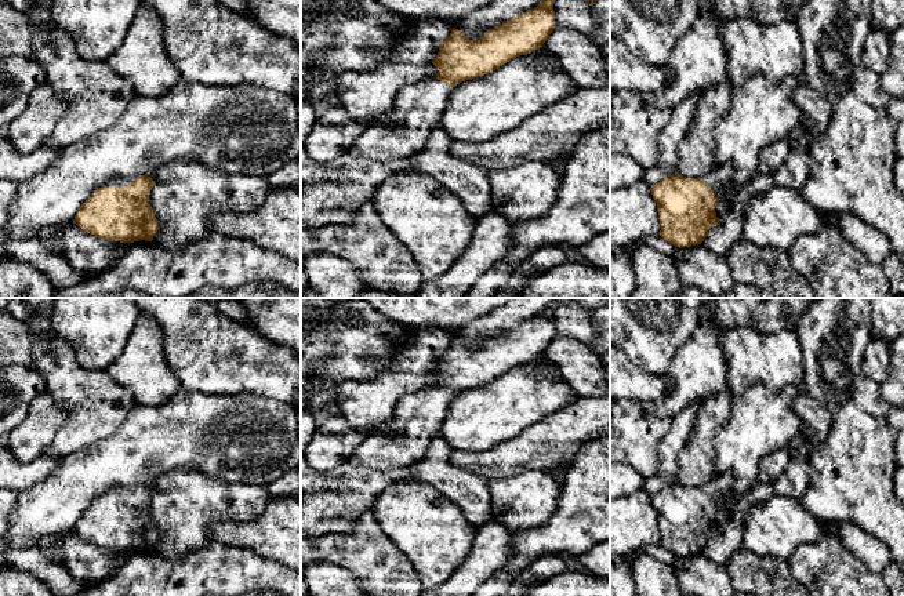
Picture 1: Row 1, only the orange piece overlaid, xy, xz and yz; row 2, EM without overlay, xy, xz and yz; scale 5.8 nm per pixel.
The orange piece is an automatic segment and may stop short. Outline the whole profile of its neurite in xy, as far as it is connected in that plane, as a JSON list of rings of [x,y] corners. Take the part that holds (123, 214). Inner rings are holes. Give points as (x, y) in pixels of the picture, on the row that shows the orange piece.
[[[126,177],[97,189],[80,207],[73,224],[101,240],[152,241],[159,229],[149,204],[150,177]]]

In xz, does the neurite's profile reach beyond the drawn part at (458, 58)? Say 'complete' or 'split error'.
split error

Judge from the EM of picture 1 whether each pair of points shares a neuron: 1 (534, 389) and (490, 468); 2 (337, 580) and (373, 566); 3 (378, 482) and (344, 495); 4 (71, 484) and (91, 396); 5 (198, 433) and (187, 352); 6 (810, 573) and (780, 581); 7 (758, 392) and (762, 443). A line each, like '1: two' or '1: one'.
1: two
2: two
3: one
4: two
5: two
6: two
7: one

